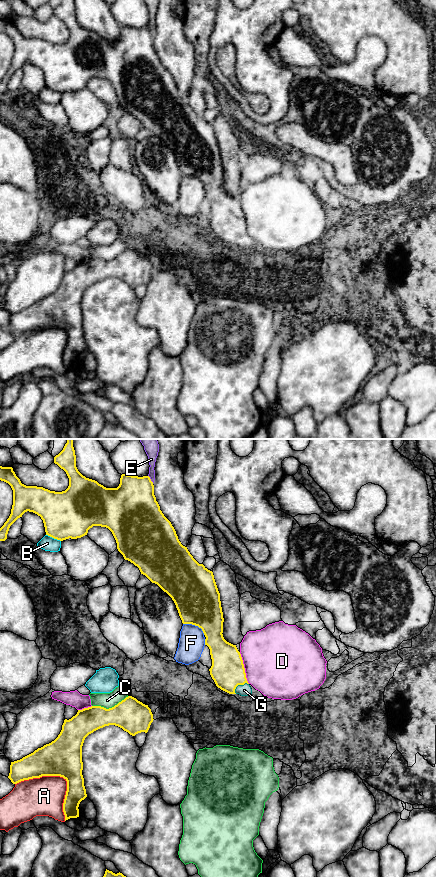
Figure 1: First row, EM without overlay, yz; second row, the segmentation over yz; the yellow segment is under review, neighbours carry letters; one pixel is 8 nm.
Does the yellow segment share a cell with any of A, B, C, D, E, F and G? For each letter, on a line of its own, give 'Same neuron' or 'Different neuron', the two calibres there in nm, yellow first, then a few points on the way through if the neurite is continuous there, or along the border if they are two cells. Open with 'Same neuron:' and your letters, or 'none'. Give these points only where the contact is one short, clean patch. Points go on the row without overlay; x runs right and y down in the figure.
Same neuron: G
A: Different neuron. Thickness 300 nm (yellow) against 320 nm
B: Different neuron. Thickness 380 nm (yellow) against 120 nm
C: Different neuron. Thickness 260 nm (yellow) against 130 nm
D: Different neuron. Thickness 260 nm (yellow) against 500 nm
E: Different neuron. Thickness 380 nm (yellow) against 90 nm
F: Different neuron. Thickness 360 nm (yellow) against 200 nm
G: Same neuron. Thickness 260 nm (yellow) against 100 nm. Path across: yz (227, 222), (239, 236), (244, 242)

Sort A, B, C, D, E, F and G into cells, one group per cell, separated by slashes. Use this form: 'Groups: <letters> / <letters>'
Groups: A / B / C / D / E / F / G

